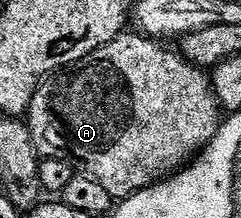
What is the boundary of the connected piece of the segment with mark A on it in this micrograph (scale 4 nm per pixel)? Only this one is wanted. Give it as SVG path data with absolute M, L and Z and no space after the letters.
M124 31L117 38L113 38L113 42L93 50L93 54L89 54L85 59L79 60L75 64L68 64L66 68L61 68L58 72L52 72L33 94L33 102L27 107L25 117L27 129L33 134L33 142L40 154L47 158L68 160L71 167L78 170L82 175L99 180L101 186L105 186L105 190L109 190L111 197L119 202L180 171L184 165L202 153L209 141L218 134L221 123L221 115L219 116L221 105L219 99L215 96L215 92L211 89L210 75L204 69L191 64L174 47L171 47L172 49L166 48L163 45L166 43L160 42L158 39L148 38L138 31L135 31L136 33L131 31Z

